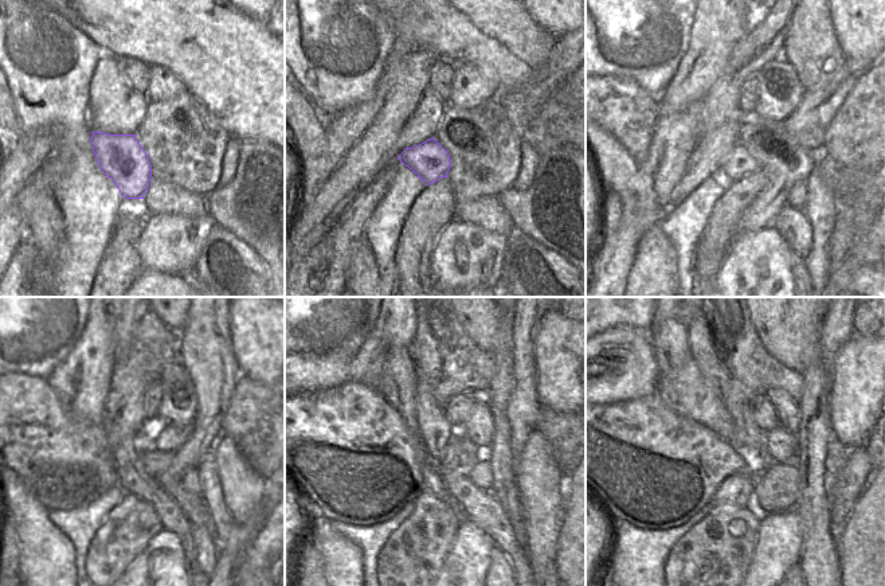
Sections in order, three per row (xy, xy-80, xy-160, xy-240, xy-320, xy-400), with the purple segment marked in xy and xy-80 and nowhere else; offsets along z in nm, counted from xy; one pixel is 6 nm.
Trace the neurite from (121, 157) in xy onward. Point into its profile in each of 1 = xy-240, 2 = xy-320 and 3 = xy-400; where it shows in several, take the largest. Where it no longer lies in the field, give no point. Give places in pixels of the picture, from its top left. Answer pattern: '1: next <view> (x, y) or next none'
1: next xy-240 (153, 463)
2: next xy-320 (451, 460)
3: next xy-400 (750, 442)

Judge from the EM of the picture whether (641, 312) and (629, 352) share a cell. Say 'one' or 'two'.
two

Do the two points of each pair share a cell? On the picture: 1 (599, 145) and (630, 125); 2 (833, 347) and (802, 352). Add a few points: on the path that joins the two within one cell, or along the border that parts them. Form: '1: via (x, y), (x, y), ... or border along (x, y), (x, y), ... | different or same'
1: border along (599, 125), (635, 159) | different
2: border along (825, 317), (821, 324), (821, 339), (817, 348) | different

